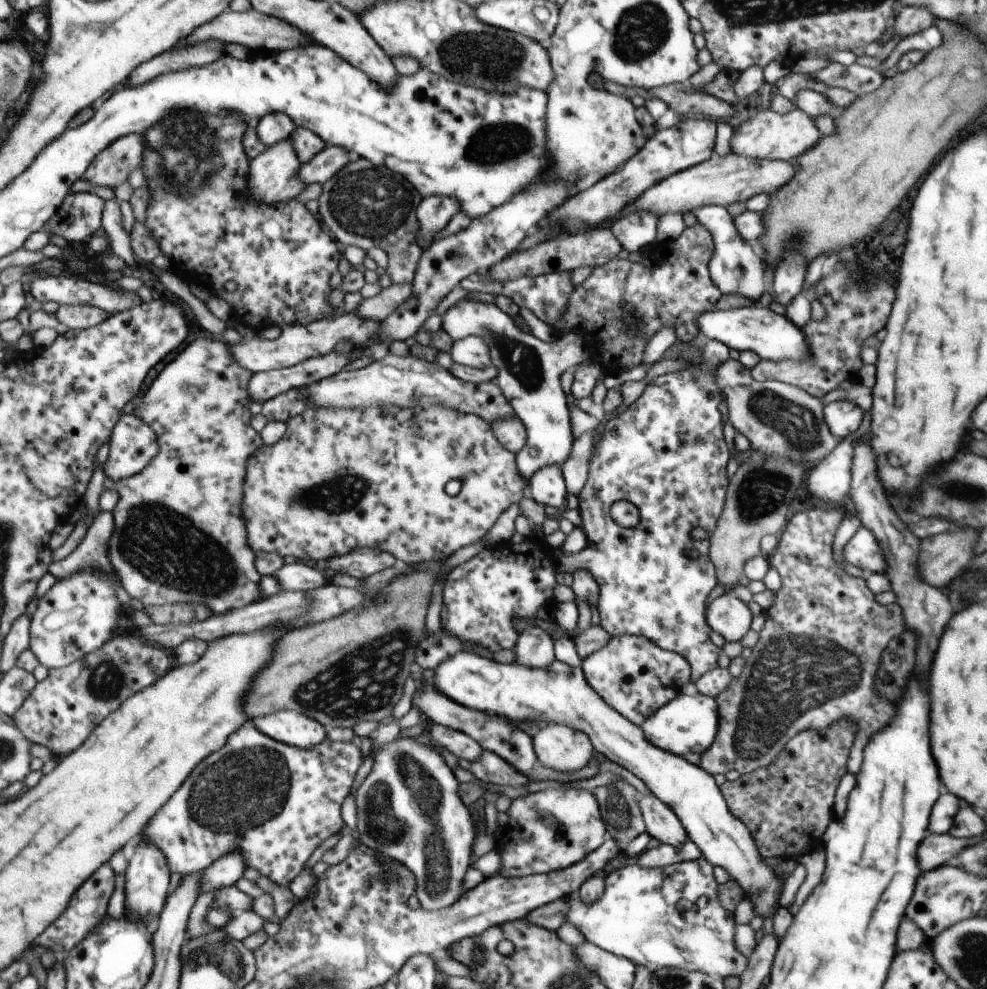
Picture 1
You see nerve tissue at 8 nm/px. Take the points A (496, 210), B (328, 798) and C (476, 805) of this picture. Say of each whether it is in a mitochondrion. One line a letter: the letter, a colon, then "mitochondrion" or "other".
A: other
B: other
C: other

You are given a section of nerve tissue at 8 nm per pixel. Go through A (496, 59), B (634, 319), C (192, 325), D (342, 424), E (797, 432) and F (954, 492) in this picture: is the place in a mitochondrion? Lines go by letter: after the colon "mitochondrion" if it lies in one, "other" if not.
A: mitochondrion
B: other
C: other
D: other
E: mitochondrion
F: mitochondrion

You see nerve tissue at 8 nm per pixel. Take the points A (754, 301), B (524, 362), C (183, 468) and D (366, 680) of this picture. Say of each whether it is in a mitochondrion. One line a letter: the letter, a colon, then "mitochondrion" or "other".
A: other
B: mitochondrion
C: other
D: mitochondrion

